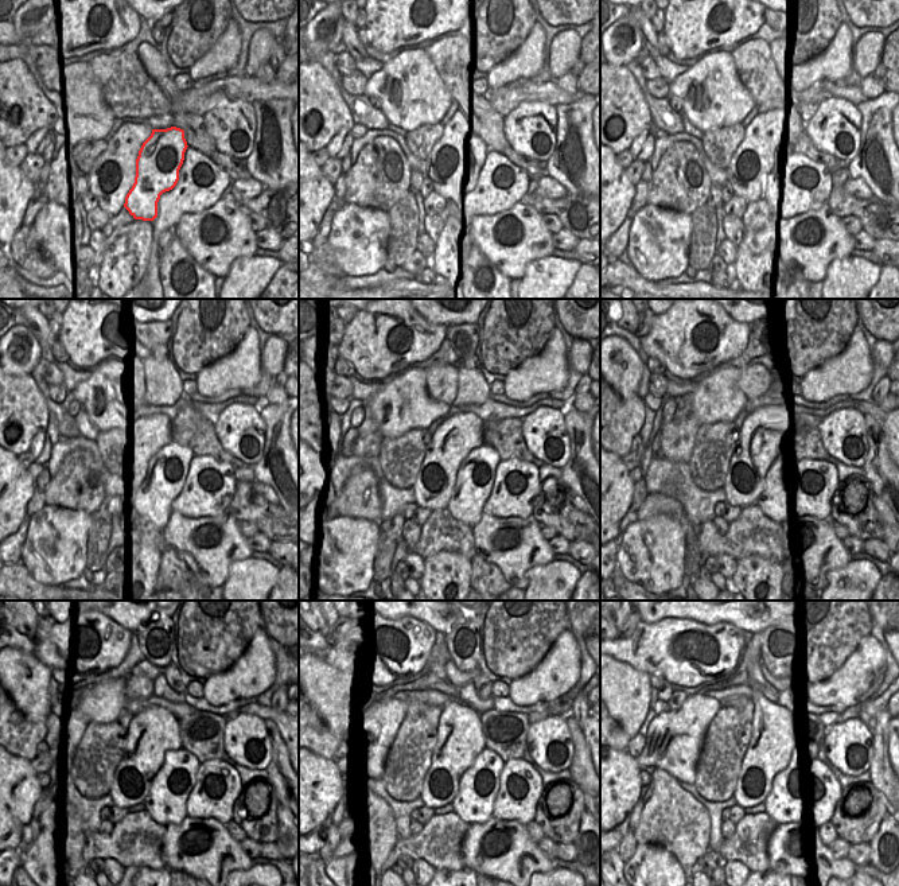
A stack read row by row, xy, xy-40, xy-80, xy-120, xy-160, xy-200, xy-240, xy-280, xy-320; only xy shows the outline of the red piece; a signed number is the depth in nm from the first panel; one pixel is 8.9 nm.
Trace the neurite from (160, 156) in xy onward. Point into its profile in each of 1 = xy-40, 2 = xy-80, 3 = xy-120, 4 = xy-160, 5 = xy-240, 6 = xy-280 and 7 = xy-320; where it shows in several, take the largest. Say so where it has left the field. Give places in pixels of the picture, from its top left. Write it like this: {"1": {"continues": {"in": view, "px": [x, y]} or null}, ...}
{"1": {"continues": {"in": "xy-40", "px": [460, 170]}}, "2": {"continues": {"in": "xy-80", "px": [770, 164]}}, "3": {"continues": {"in": "xy-120", "px": [168, 470]}}, "4": {"continues": {"in": "xy-160", "px": [475, 478]}}, "5": {"continues": {"in": "xy-240", "px": [167, 803]}}, "6": {"continues": {"in": "xy-280", "px": [474, 804]}}, "7": {"continues": {"in": "xy-320", "px": [782, 797]}}}

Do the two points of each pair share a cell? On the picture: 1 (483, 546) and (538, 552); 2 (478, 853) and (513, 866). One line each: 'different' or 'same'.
1: same
2: same

